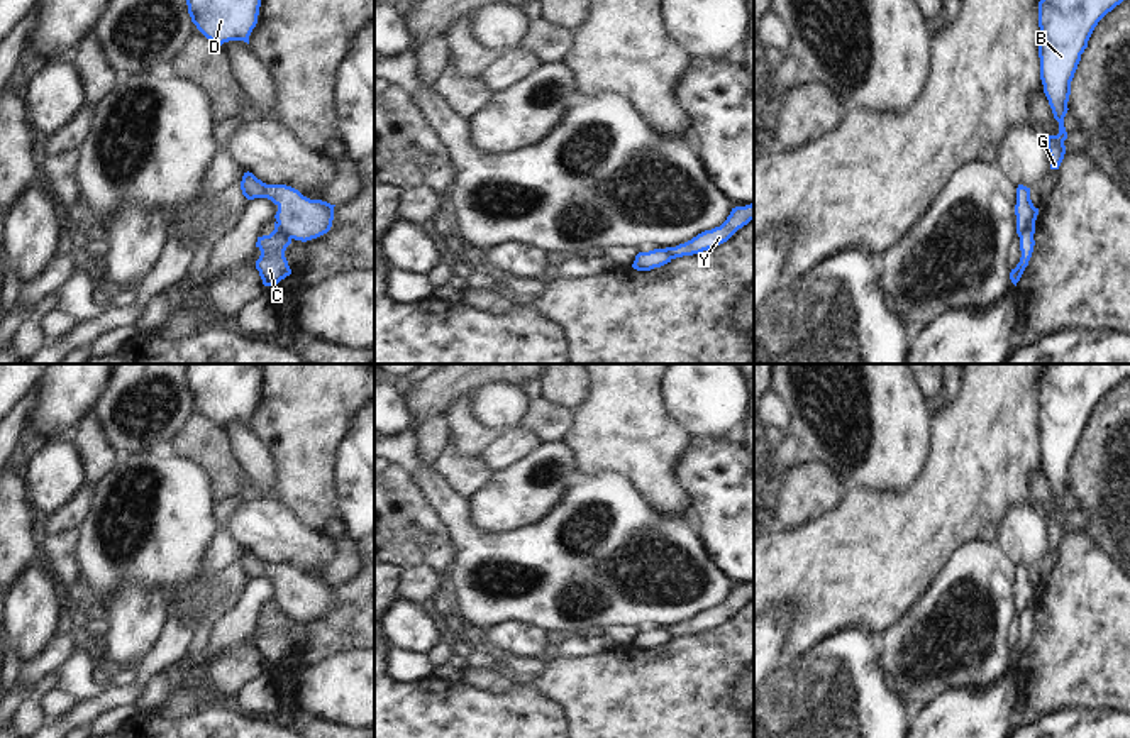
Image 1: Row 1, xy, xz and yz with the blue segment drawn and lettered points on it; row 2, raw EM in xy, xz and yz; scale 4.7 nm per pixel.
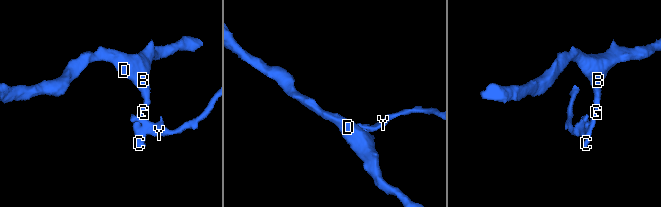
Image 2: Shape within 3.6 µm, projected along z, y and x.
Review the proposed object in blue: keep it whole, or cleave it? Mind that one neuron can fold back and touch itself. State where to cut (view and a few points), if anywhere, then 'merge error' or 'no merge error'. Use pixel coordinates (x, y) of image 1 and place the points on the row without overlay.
xy (276, 603), (290, 618) | merge error

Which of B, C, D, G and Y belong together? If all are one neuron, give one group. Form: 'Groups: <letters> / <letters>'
Groups: B C D G / Y

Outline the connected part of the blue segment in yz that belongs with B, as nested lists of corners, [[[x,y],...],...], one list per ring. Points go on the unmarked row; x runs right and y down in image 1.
[[[1050,364],[1039,381],[1040,459],[1059,501],[1059,513],[1047,516],[1050,548],[1059,548],[1066,533],[1064,496],[1081,433],[1098,401],[1127,377],[1130,364]]]

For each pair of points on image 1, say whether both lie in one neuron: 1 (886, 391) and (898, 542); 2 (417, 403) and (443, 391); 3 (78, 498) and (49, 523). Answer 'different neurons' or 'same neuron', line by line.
1: different neurons
2: same neuron
3: same neuron

